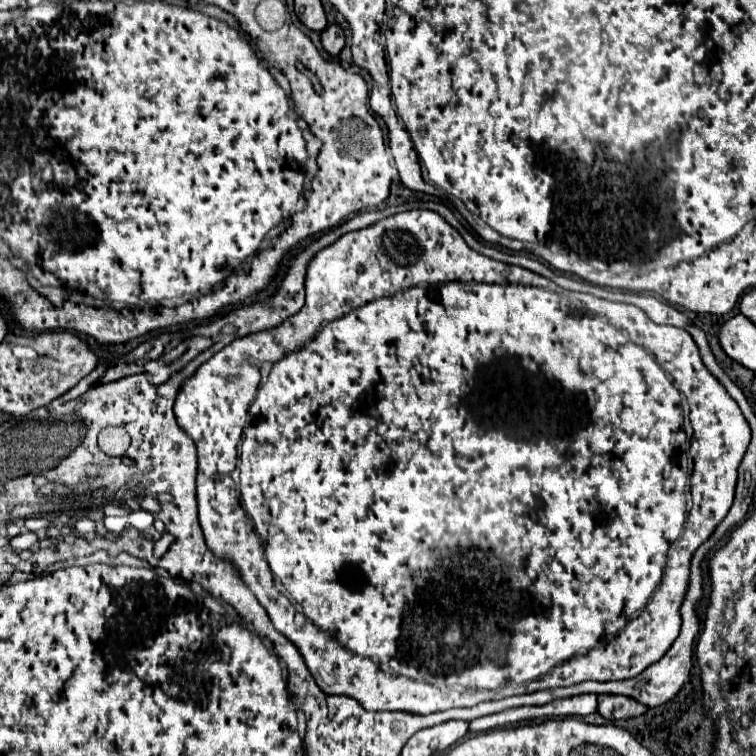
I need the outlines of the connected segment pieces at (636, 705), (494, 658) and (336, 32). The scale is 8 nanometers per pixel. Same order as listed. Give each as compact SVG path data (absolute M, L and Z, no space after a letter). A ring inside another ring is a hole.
M598 694L598 712L608 720L618 720L618 718L640 716L646 712L646 706L628 696Z
M410 210L410 212L394 214L368 228L344 234L332 246L316 254L316 258L310 262L308 274L306 274L306 294L308 294L306 306L298 314L288 318L284 324L280 324L276 330L268 330L264 334L250 334L240 340L234 340L232 344L222 348L216 356L212 356L208 362L204 362L196 370L196 374L188 378L188 382L184 382L184 386L180 388L180 394L174 404L174 414L176 414L178 426L194 440L198 448L198 476L196 476L198 516L200 516L200 526L202 526L208 548L218 558L232 562L238 568L240 578L254 592L258 602L266 608L274 628L282 632L292 644L296 644L296 648L304 656L322 692L350 696L358 700L366 710L402 710L402 712L414 712L414 714L430 714L430 712L440 712L446 708L462 708L462 706L468 708L468 706L476 706L478 702L500 700L506 696L522 695L526 692L530 694L530 692L548 690L556 686L572 686L584 680L606 682L606 680L634 678L640 672L644 672L650 664L658 662L666 654L666 650L672 646L676 636L680 634L680 626L682 626L680 606L688 592L692 554L698 550L702 542L706 542L714 534L716 526L728 514L734 500L736 468L750 442L748 422L744 420L740 408L736 406L736 400L732 400L730 394L726 394L724 386L718 382L718 378L706 370L694 338L682 328L654 324L646 316L644 310L632 304L610 302L604 298L596 298L592 294L565 290L558 284L550 282L548 278L542 278L526 268L492 260L472 250L464 242L464 238L458 234L458 230L432 210ZM468 314L500 314L500 318L498 316L468 316ZM256 362L276 362L276 366L270 366L268 378L262 386L258 386L260 368L256 366ZM664 371L670 374L674 384L668 380ZM674 386L682 394L686 394L686 400L690 404L690 424L692 424L690 454L694 460L694 468L690 473L690 492L694 506L688 514L688 520L686 520L686 494L684 494L688 472L684 470L682 460L680 460L682 446L686 442L686 432L682 426L684 424L682 406L680 406L682 398ZM344 390L348 390L346 396L342 396ZM464 402L482 402L482 414L470 408L474 404L464 404ZM510 544L516 544L516 554L506 552ZM348 570L354 570L354 576L350 576ZM272 572L282 580L284 588L290 592L292 598L288 598L284 592L280 592L274 586ZM572 674L618 674L618 676L572 676Z
M330 24L322 30L322 46L326 52L330 52L332 56L336 56L342 48L344 48L344 28L340 24Z

